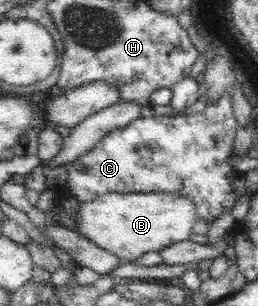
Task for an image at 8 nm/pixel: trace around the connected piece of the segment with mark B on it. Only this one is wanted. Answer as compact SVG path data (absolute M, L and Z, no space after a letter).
M160 191L104 195L96 202L82 204L76 223L88 240L135 263L145 251L158 251L171 243L189 240L198 221L197 206L190 197Z

